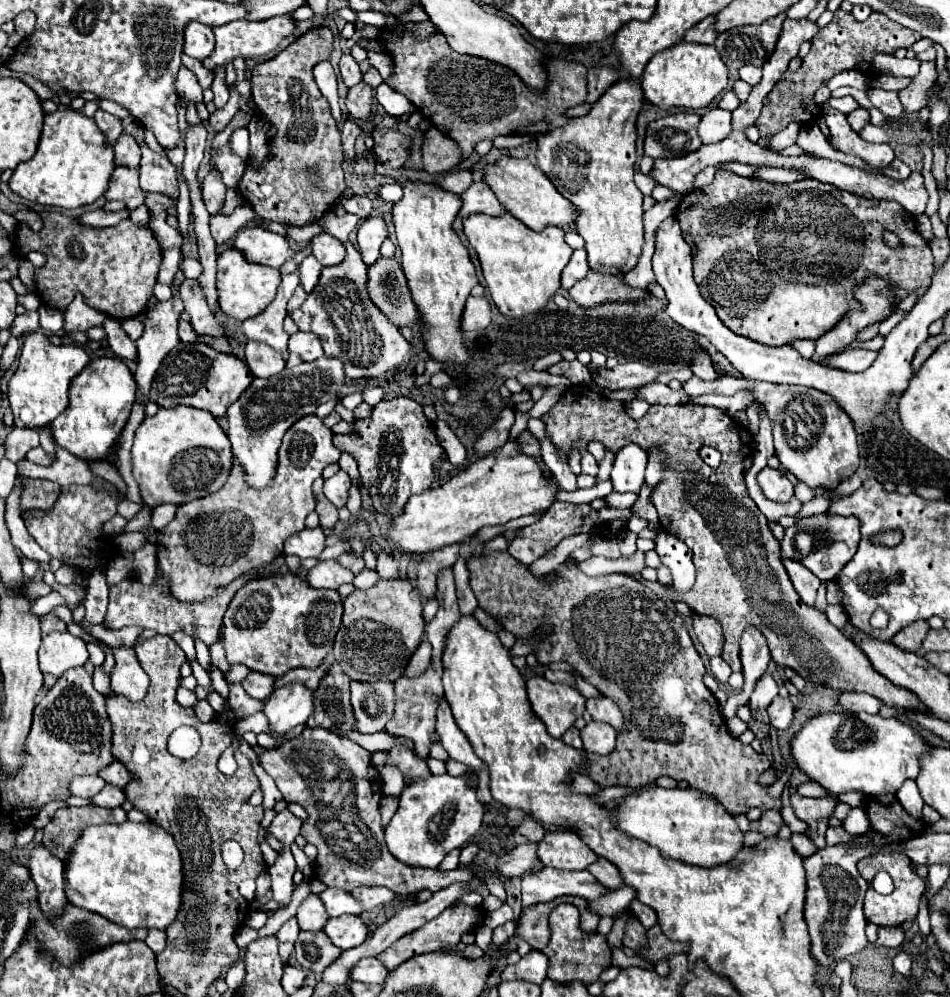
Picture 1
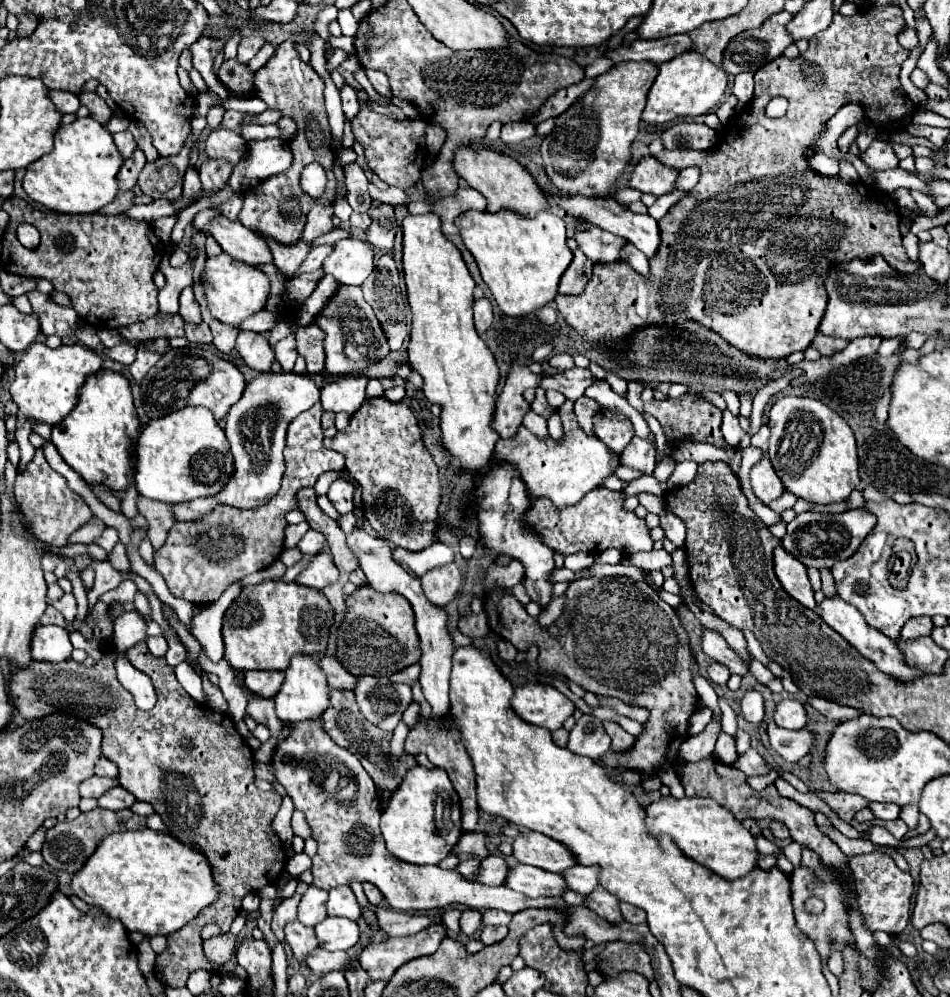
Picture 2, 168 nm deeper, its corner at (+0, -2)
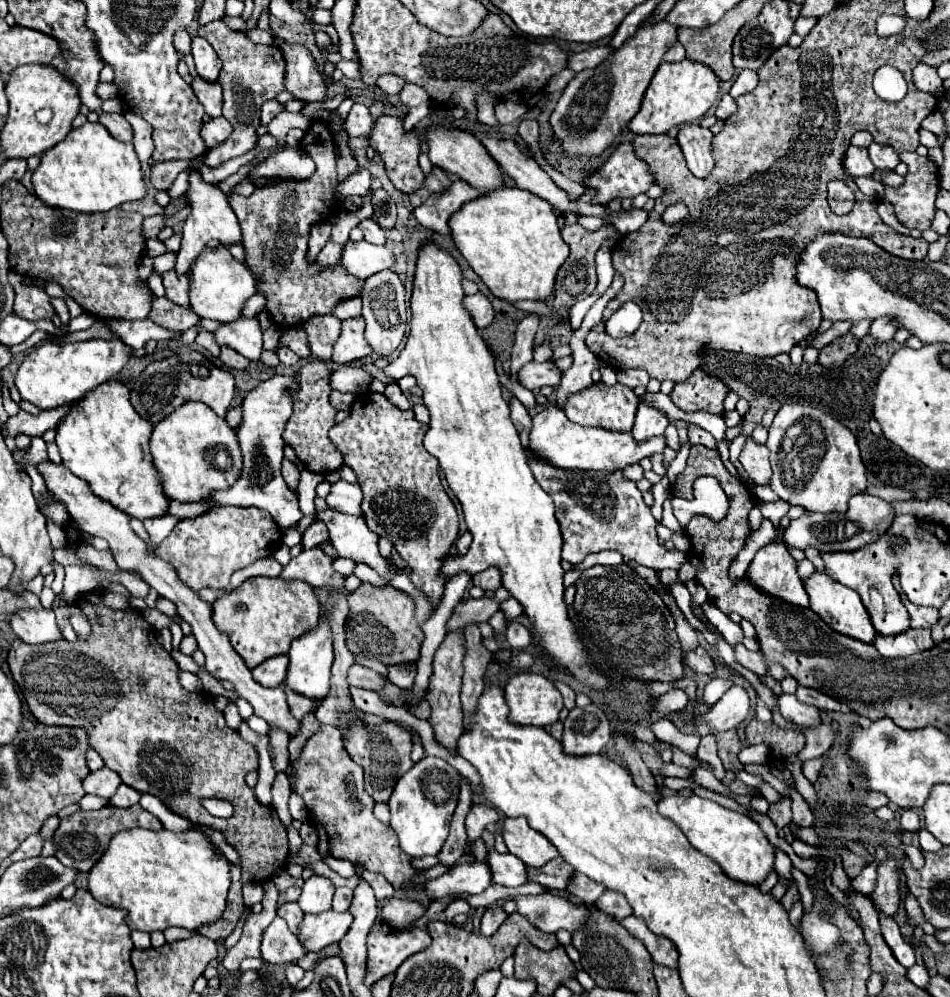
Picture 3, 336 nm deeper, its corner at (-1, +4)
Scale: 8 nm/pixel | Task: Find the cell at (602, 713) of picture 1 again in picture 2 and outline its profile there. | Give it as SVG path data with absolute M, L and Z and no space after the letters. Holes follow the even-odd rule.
M604 722L604 728L608 732L608 736L612 738L612 752L626 752L634 746L634 736L630 736L622 726L618 726L616 722Z

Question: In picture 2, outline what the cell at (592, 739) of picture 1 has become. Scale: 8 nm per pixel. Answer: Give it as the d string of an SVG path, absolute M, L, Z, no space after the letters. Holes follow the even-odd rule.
M590 714L576 720L566 746L570 752L580 756L590 756L592 760L602 758L610 750L610 736L606 734L602 722Z

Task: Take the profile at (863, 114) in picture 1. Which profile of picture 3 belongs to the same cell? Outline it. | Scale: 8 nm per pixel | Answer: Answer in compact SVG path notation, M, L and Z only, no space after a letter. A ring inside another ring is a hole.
M849 148L845 154L845 166L853 176L871 176L871 172L875 170L873 162L869 160L867 148Z

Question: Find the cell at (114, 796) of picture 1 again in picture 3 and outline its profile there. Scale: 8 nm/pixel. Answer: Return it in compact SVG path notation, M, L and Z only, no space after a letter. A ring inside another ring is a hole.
M121 784L121 786L117 788L117 792L109 798L109 804L119 806L119 808L127 808L127 806L131 806L131 804L137 804L139 798L141 798L141 794L139 794L137 790L133 790L133 788L127 786L127 784Z

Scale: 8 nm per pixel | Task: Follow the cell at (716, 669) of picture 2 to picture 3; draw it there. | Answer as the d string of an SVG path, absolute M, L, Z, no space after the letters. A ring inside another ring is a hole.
M697 646L693 652L689 652L685 656L687 664L697 672L697 674L713 674L715 672L715 662L713 658L709 656L709 652L701 646Z

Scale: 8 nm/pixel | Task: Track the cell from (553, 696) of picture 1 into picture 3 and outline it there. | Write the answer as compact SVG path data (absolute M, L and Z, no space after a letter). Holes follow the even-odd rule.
M517 674L505 686L509 720L515 724L549 726L559 720L563 698L557 688L539 674Z

